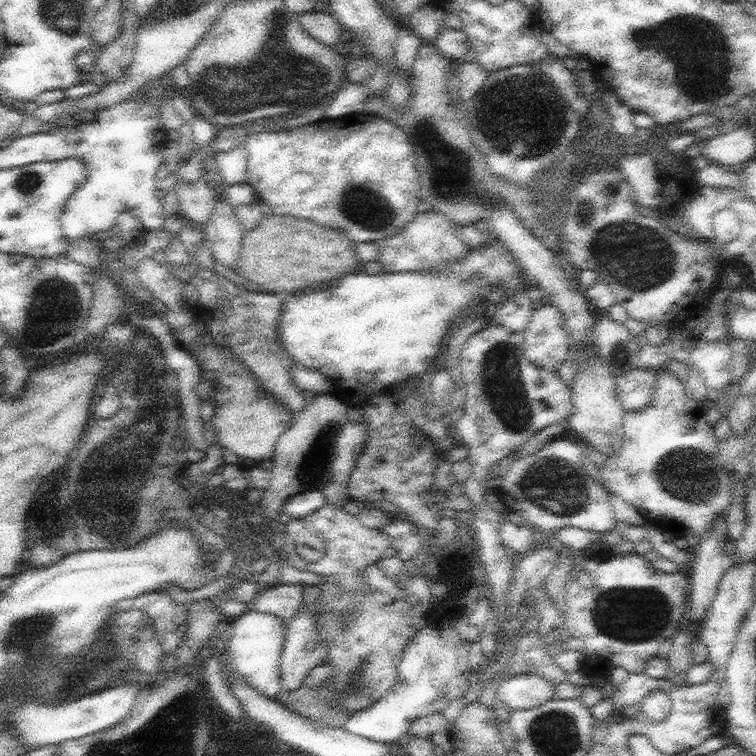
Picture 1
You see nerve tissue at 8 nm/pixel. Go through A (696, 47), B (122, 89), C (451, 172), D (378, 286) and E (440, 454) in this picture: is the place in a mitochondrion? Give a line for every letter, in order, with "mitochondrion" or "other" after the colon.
A: mitochondrion
B: other
C: mitochondrion
D: other
E: other

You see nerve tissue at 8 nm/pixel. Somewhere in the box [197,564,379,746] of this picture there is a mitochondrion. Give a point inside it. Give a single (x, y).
(356, 682)

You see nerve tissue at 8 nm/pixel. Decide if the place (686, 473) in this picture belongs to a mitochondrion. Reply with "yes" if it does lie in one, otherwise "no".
yes

